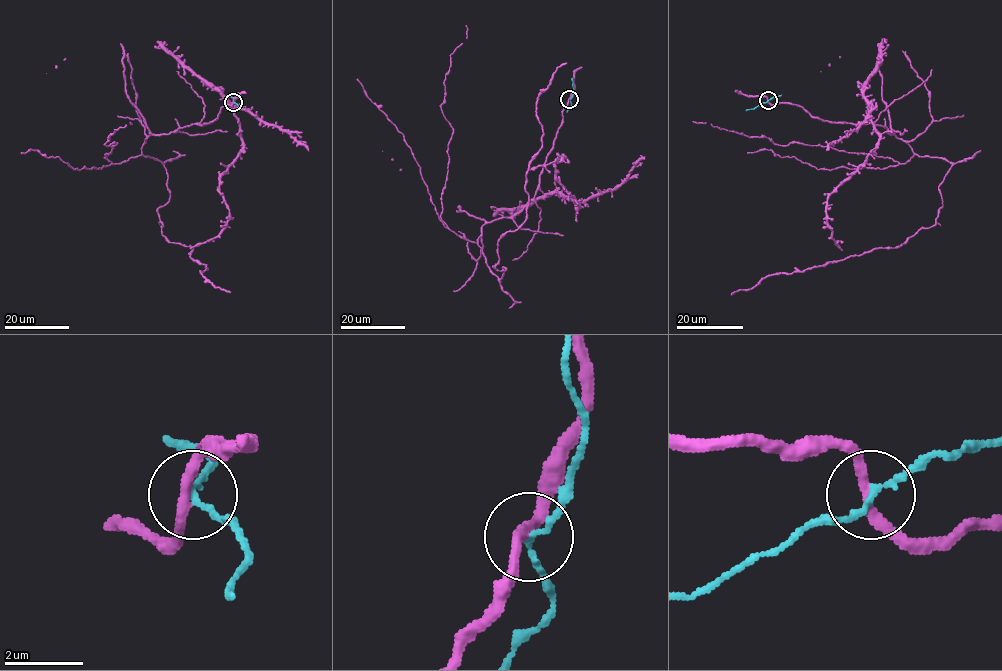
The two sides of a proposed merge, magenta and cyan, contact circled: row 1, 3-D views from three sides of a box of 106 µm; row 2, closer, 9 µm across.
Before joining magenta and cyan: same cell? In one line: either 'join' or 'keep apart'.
keep apart

